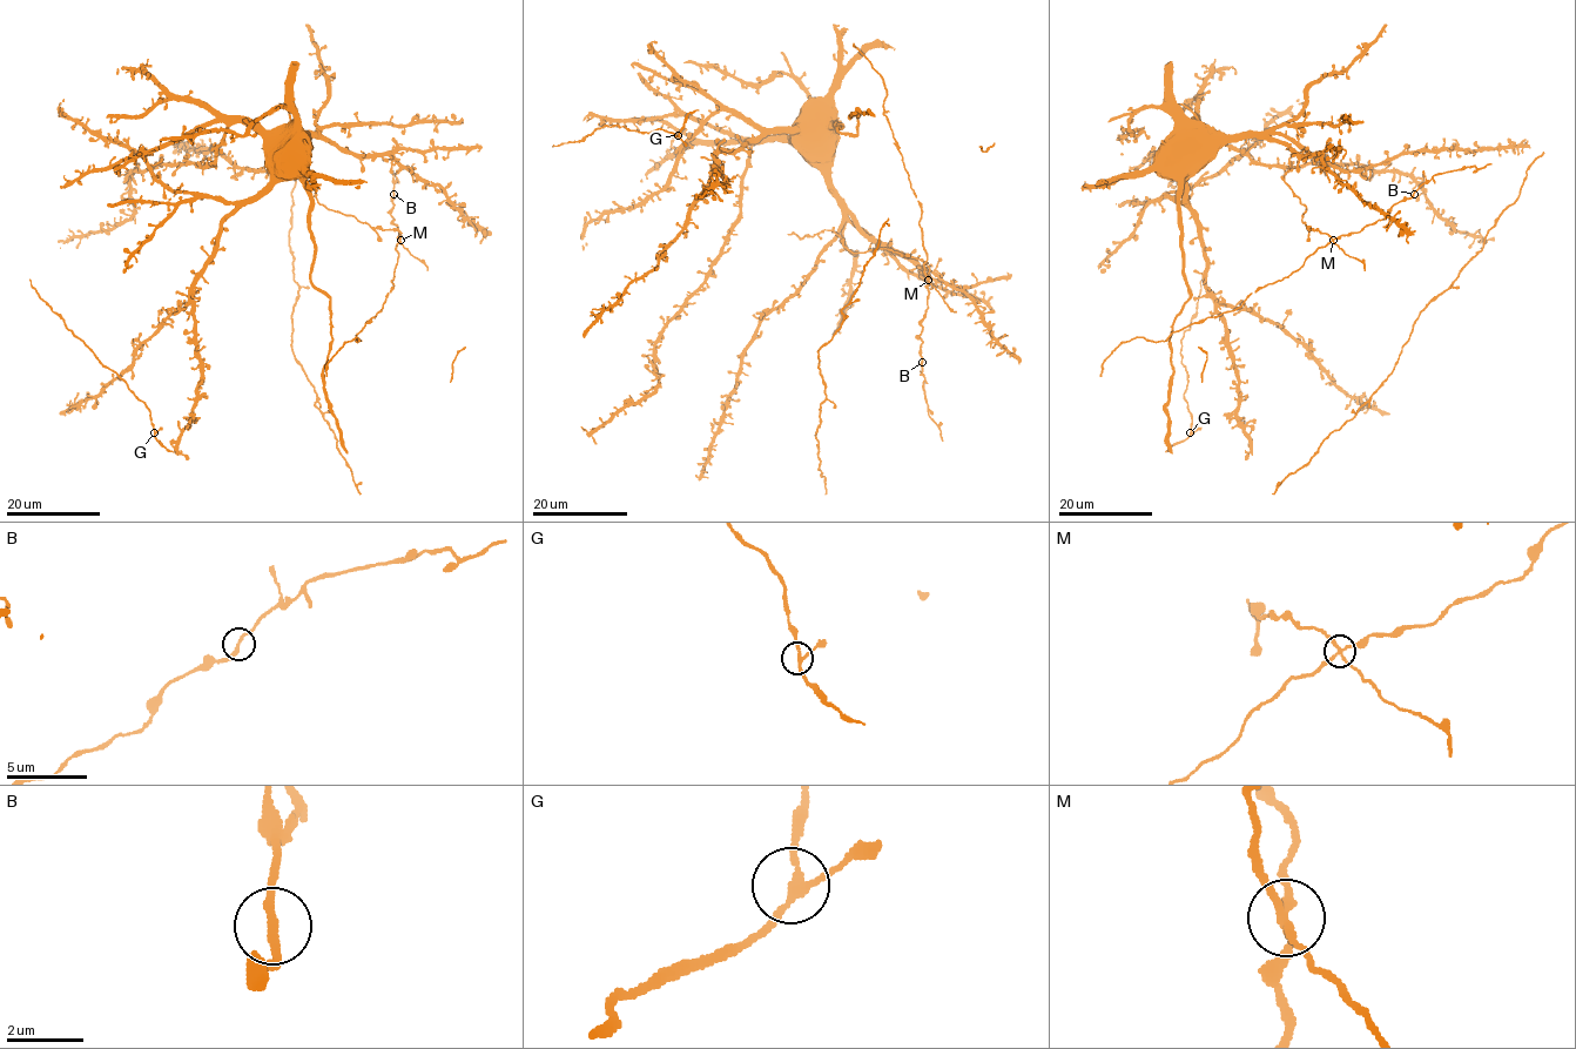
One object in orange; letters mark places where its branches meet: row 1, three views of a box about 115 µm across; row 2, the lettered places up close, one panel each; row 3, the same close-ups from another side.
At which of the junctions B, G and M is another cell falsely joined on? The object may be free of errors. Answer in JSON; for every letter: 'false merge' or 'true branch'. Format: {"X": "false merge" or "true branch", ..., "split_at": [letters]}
{"B": "true branch", "G": "true branch", "M": "false merge", "split_at": ["M"]}

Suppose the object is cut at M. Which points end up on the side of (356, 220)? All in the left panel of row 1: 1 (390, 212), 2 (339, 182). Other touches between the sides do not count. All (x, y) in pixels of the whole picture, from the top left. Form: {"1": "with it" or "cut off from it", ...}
{"1": "cut off from it", "2": "cut off from it"}

